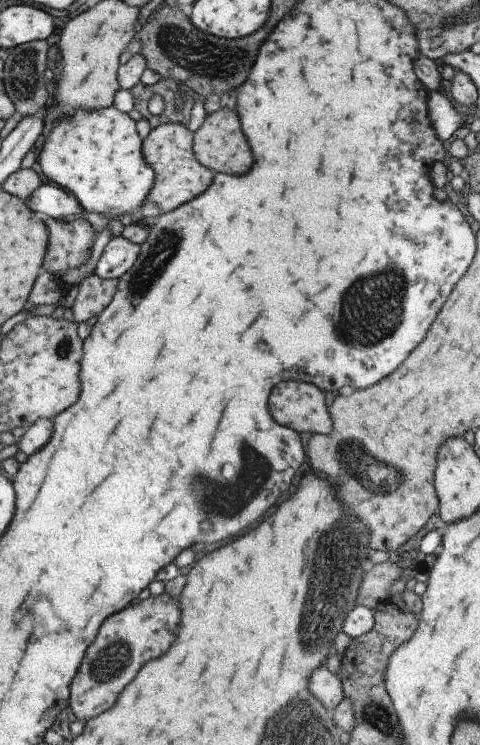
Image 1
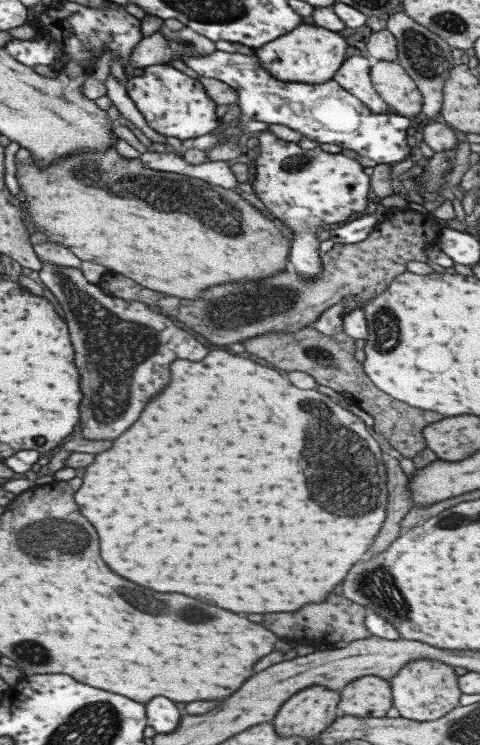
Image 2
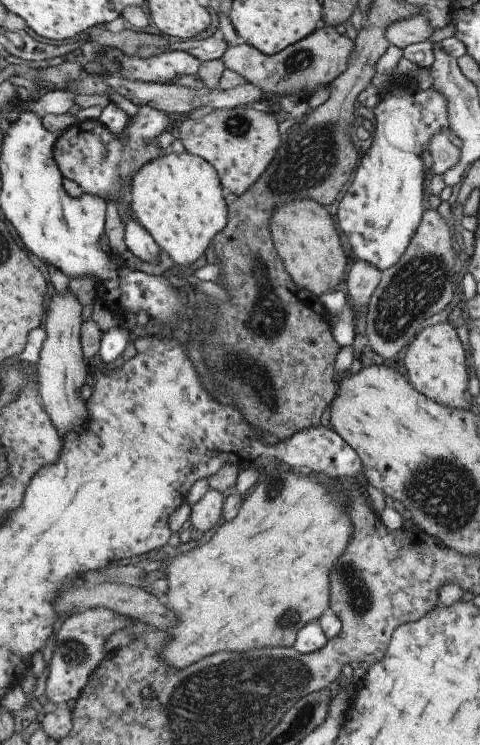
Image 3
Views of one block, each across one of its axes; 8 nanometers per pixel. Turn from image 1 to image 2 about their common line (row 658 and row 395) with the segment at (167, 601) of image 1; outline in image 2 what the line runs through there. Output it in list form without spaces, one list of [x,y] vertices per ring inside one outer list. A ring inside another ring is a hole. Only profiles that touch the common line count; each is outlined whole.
[[[41,262],[38,274],[39,280],[57,298],[69,328],[83,394],[79,432],[85,440],[113,440],[119,436],[137,420],[143,404],[169,382],[169,364],[173,360],[185,358],[197,362],[207,354],[203,344],[184,327],[173,325],[169,317],[151,311],[142,302],[101,292],[94,283],[85,281],[77,268]]]

